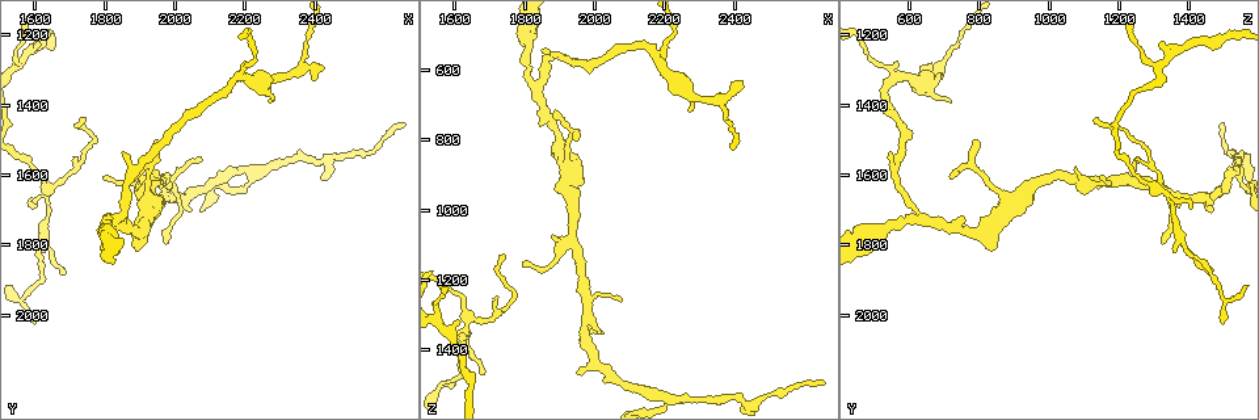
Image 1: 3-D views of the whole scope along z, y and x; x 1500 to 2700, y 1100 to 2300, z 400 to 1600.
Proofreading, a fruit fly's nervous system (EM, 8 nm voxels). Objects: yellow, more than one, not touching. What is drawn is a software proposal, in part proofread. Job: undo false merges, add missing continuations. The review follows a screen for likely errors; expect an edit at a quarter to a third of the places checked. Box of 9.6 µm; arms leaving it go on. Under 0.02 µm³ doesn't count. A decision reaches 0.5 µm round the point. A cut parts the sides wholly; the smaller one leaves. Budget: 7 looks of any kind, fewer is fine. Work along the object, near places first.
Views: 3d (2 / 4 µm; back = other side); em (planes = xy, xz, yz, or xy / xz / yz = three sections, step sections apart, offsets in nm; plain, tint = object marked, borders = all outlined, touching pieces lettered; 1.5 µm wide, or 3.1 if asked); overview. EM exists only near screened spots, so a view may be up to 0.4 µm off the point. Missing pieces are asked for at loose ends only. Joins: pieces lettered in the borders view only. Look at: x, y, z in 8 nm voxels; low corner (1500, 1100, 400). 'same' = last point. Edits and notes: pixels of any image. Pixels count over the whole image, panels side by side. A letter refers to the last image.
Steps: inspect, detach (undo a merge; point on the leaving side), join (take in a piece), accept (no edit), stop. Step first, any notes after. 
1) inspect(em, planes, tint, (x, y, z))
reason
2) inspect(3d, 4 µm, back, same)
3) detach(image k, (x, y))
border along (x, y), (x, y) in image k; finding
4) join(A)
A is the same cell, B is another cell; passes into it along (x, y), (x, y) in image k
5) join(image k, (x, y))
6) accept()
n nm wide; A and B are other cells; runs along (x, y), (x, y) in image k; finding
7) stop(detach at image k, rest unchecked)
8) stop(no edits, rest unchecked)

inspect(em, planes, borders, (1850, 1530, 550))
branch stops here

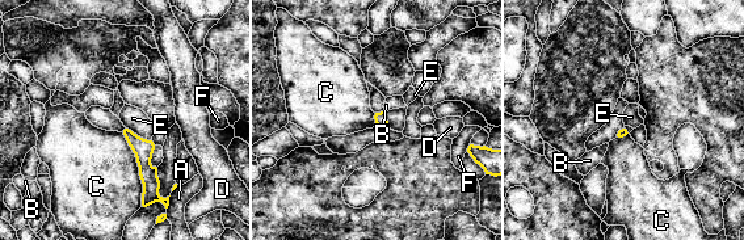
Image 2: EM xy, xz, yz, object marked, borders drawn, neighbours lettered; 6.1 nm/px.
accept()
A, B, C, D, E and F are other cells; no lettered piece goes on from it

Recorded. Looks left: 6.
inspect(em, planes, borders, (2390, 1330, 640))
an open end

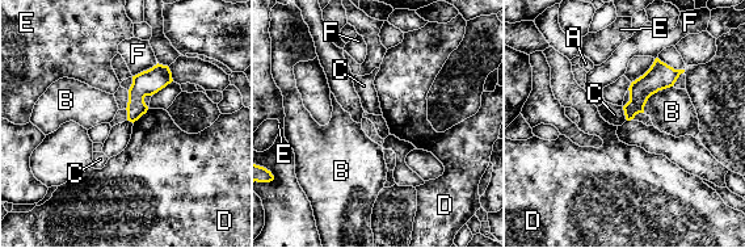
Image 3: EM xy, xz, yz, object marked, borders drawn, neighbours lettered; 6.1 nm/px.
accept()
110 nm wide; A, B, C, D, E and F are other cells; border along (622, 106), (627, 120) in image 3; none of them fits

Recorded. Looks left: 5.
inspect(em, xy, step 4, tint, (1840, 1730, 650))
a fork

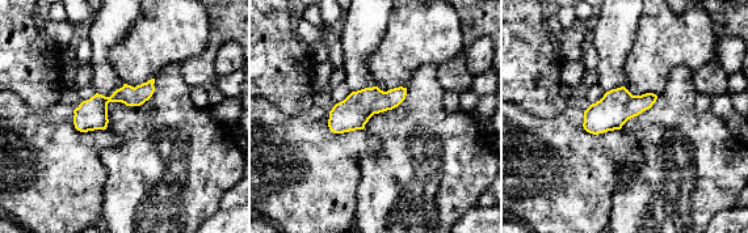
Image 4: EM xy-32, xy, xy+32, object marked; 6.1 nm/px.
inspect(em, planes, borders, same)
another direction

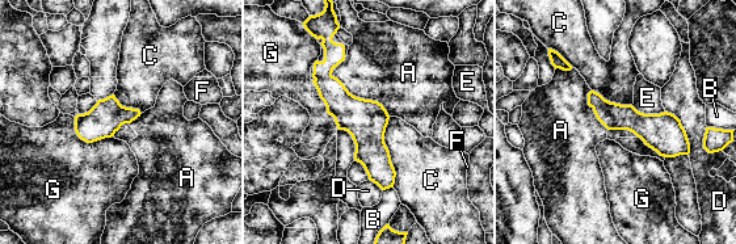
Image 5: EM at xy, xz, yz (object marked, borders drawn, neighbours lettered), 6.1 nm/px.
accept()
A, B, C, D, E, F and G are other cells; runs along (341, 49), (327, 85), (390, 184) in image 5; one neuron here

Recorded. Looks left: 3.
stop(no edits, rest unchecked)

